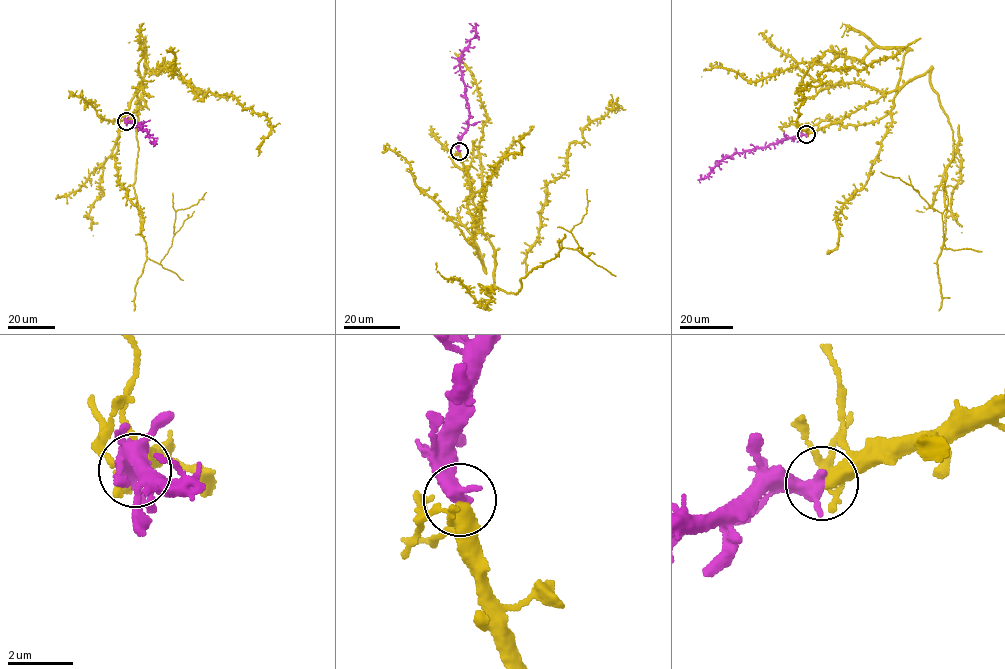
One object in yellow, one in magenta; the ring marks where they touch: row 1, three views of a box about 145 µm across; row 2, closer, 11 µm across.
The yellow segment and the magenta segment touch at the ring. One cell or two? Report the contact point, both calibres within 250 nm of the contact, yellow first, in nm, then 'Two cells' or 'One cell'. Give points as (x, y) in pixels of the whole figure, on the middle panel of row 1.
Place: (459, 151). Thickness 320 nm (yellow) against 500 nm. One cell

